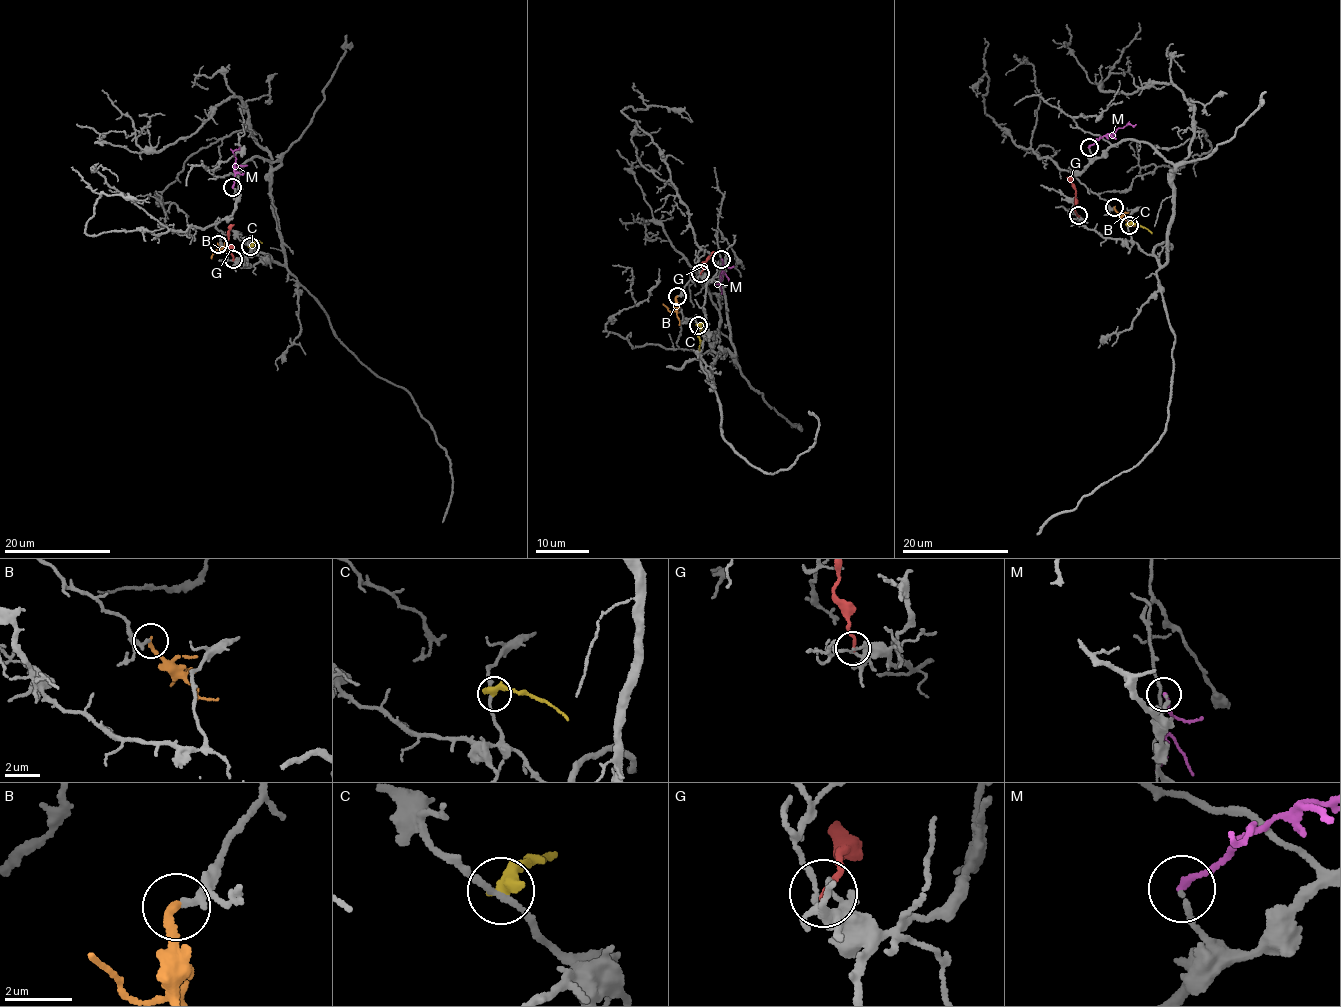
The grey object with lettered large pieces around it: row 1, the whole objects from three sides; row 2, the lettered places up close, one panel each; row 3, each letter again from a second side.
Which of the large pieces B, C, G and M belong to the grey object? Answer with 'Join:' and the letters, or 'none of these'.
Join: B

